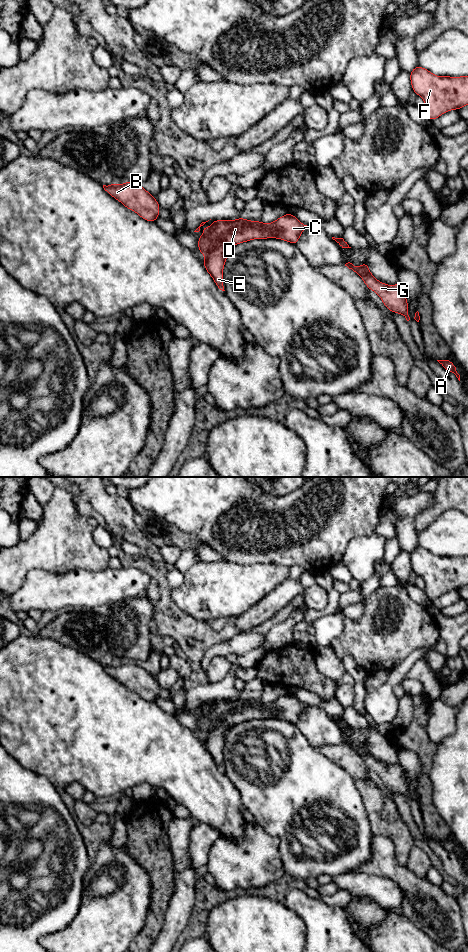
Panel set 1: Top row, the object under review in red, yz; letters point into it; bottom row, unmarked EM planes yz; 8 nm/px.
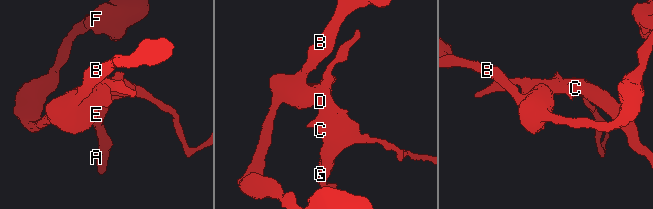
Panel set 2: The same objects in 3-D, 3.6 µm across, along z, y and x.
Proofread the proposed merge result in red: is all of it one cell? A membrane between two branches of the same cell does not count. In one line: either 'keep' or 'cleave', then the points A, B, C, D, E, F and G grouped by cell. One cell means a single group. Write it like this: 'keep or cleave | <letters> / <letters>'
cleave | A C D G / B E F

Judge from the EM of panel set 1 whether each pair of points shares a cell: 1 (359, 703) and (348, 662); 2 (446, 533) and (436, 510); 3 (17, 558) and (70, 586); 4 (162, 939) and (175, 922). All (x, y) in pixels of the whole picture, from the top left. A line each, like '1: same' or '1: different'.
1: same
2: different
3: different
4: same

